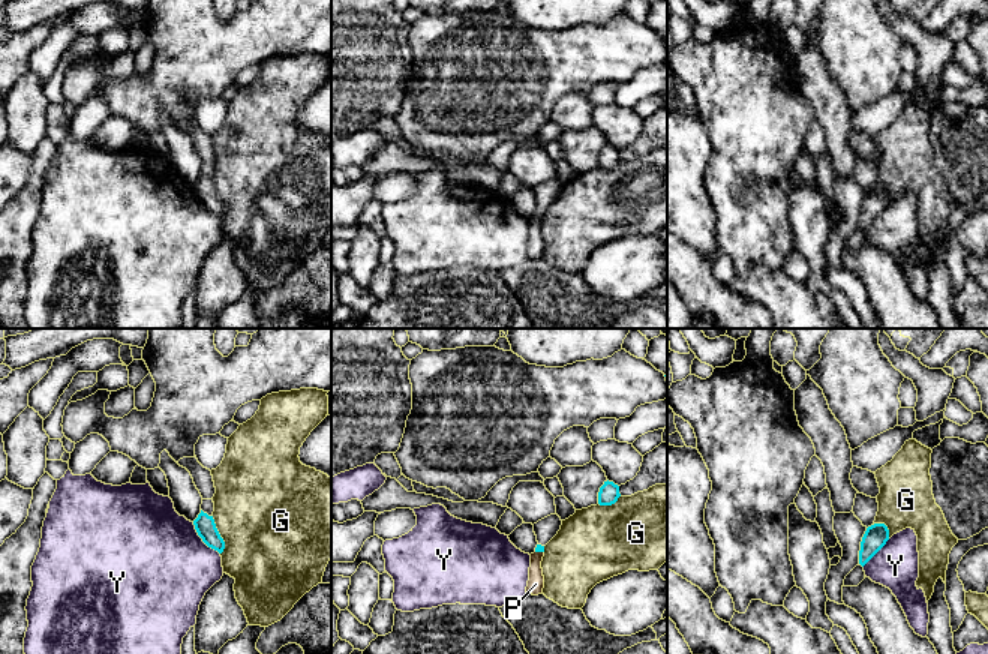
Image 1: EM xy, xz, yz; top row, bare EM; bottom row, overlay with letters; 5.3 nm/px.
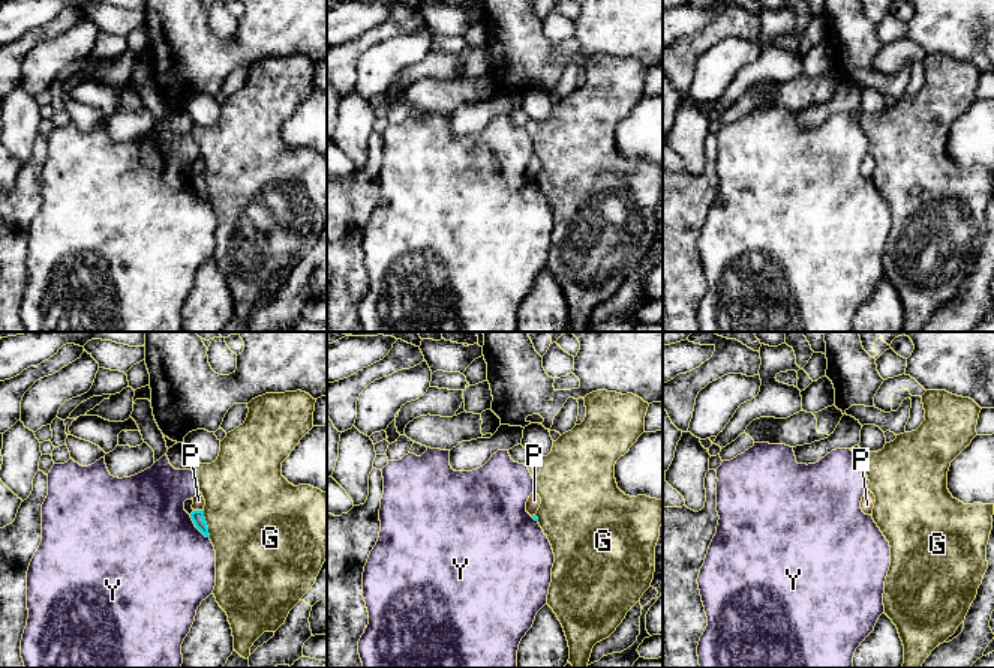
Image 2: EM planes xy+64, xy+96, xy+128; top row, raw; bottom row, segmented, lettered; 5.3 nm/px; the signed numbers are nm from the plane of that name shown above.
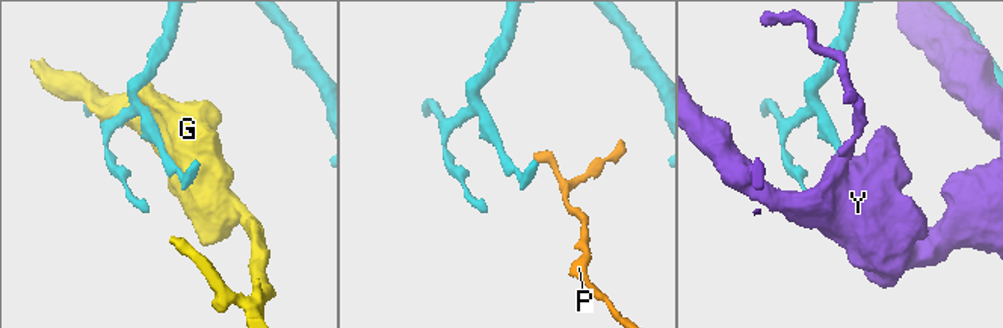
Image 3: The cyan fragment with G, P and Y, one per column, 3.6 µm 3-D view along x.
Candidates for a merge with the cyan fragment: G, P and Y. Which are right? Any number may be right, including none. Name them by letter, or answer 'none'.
none

